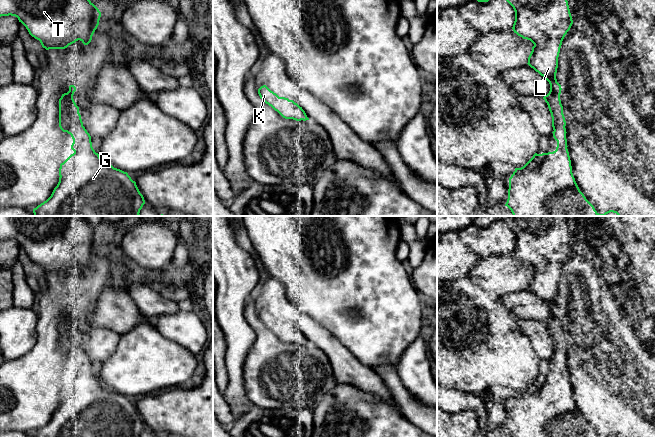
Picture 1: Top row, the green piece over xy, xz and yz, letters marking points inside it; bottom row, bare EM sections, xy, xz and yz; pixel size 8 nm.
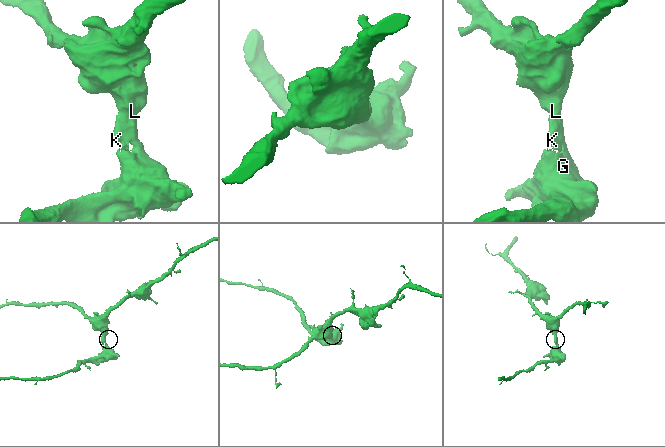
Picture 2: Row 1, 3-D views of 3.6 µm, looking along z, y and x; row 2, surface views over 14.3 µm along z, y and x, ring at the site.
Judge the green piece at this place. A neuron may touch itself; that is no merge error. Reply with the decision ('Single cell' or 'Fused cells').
Single cell

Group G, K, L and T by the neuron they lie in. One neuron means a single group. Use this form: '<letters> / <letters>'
G K L T

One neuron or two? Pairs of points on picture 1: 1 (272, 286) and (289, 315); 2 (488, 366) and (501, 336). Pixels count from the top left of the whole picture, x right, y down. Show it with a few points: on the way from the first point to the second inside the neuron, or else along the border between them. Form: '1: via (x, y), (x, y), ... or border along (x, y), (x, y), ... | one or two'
1: via (274, 293), (277, 302), (283, 308) | one
2: via (488, 359), (495, 350), (495, 343) | one

